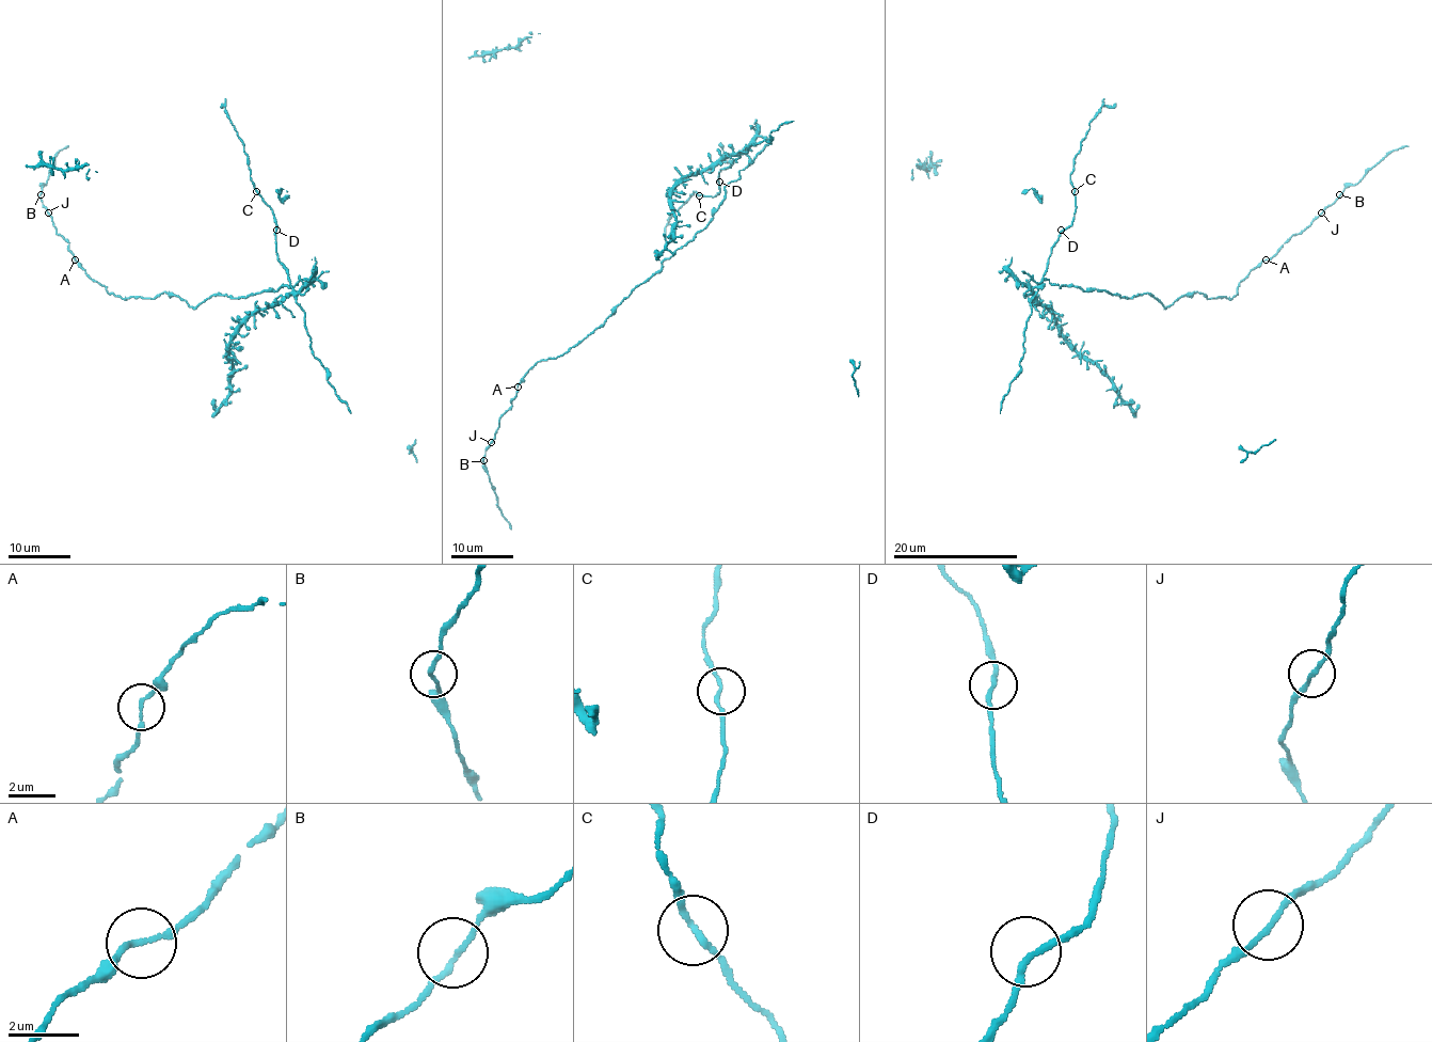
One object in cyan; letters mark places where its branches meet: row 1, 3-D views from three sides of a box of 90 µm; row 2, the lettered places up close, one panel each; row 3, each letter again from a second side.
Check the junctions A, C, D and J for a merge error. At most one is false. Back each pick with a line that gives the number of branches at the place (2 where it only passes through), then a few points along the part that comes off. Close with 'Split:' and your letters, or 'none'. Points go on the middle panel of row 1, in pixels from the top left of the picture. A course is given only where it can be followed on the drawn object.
J: 2 branches meet; foreign part runs (491, 442), (483, 462), (497, 506), (511, 530)
Split: J

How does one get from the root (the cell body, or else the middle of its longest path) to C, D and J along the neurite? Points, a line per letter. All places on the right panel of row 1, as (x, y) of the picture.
C: (1079, 287), (1061, 287), (1044, 280), (1032, 289), (1035, 293), (1041, 283), (1051, 247), (1071, 223), (1075, 191)
D: (1079, 287), (1061, 287), (1044, 280), (1032, 289), (1035, 293), (1041, 283), (1051, 247), (1061, 230)
J: (1079, 287), (1119, 297), (1150, 294), (1165, 306), (1194, 293), (1230, 299), (1253, 269), (1321, 212)

